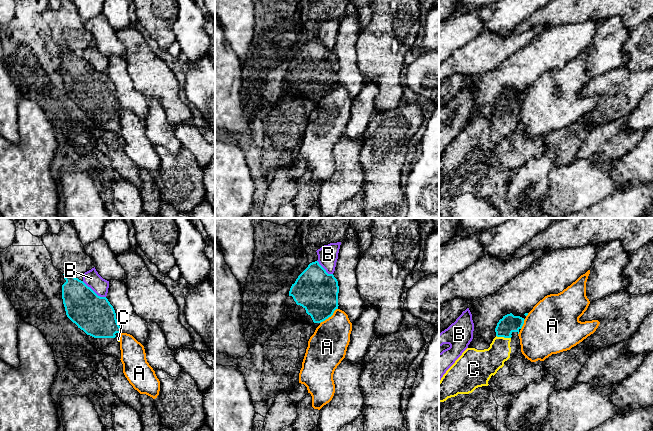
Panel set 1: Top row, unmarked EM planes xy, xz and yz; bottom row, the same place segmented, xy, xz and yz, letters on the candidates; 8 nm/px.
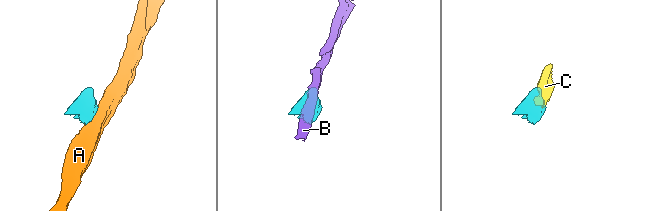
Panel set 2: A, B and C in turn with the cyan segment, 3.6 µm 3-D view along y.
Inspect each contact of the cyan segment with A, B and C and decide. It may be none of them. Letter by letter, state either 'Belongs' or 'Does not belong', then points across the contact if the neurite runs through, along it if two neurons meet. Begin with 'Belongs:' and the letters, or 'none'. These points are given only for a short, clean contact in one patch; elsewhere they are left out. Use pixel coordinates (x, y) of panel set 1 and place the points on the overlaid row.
Belongs: C
A: Does not belong. Boundary: xz (337, 308), (320, 323)
B: Does not belong
C: Belongs. Path across: yz (509, 323), (503, 330), (503, 336), (500, 349), (487, 362)

